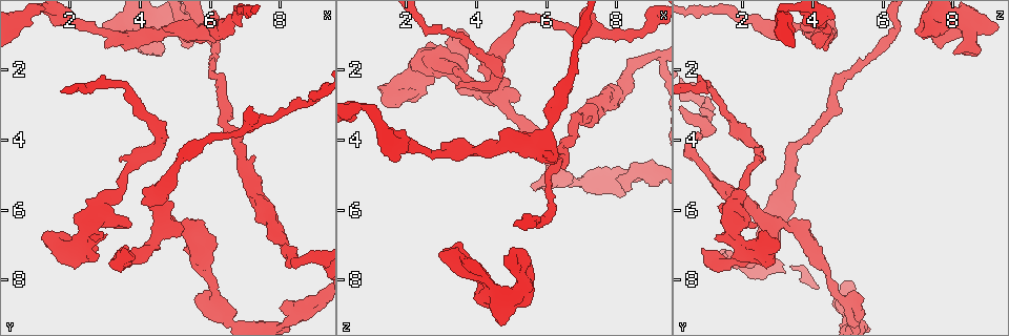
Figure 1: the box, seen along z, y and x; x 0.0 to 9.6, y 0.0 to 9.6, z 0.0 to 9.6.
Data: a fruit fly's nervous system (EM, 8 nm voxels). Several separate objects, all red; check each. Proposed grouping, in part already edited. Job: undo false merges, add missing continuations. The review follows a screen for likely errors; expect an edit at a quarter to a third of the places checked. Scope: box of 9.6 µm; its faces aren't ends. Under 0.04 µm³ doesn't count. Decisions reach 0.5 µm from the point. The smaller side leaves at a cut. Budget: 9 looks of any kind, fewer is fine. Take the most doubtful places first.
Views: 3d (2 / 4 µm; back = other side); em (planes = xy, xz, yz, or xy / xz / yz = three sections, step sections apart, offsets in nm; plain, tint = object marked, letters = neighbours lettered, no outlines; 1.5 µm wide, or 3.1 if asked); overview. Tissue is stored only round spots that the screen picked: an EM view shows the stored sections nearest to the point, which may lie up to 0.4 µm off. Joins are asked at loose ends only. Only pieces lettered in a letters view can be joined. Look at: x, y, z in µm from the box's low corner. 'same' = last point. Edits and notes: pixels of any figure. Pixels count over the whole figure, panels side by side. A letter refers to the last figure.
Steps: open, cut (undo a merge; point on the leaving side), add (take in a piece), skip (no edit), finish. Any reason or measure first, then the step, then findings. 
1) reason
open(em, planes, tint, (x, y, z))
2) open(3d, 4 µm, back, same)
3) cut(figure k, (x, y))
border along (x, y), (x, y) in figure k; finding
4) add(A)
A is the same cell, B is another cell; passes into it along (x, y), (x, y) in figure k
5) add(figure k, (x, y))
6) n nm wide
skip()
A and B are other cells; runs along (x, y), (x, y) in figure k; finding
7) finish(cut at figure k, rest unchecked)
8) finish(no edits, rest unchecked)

end of a long branch
open(3d, 4 µm, (3.55, 7.05, 0.90))

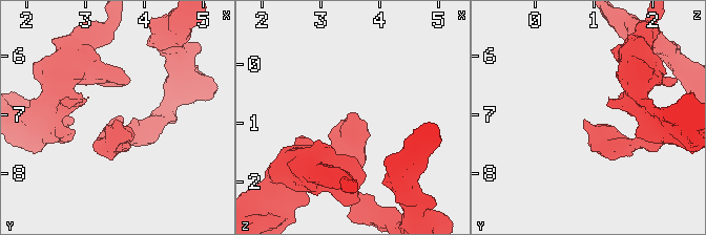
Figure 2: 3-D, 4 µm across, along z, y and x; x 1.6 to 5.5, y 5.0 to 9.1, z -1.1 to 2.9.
now the EM
open(em, xy, step 4, tint, (3.55, 7.10, 0.85))

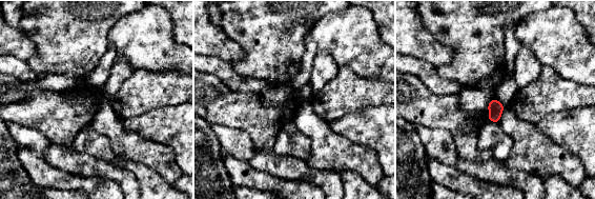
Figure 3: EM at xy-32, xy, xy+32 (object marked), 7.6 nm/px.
cut it another way
open(em, planes, letters, same)

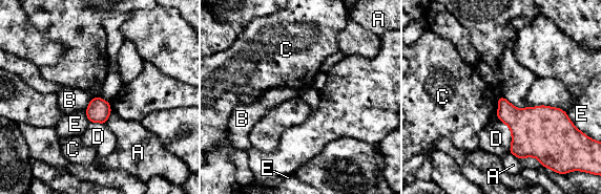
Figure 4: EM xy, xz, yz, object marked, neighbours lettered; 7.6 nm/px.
D touches over 280 nm
skip()
A, B, C, D and E are other cells; border along (498, 98), (498, 109), (496, 112) in figure 4; none of them fits

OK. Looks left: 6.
sharp bend
open(em, planes, plain, (8.40, 7.50, 1.90))

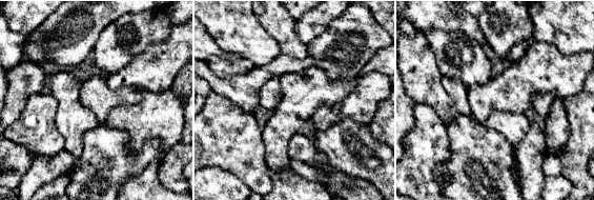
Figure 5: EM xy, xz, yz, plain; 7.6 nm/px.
with the object marked
open(em, planes, tint, same)

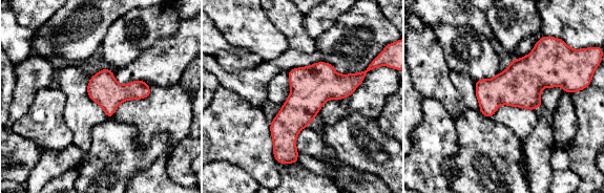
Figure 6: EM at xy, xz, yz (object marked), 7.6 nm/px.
what lies round it
open(em, planes, letters, same)

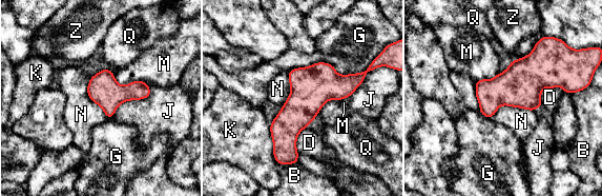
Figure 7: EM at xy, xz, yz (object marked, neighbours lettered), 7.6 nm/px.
240 nm wide
skip()
B, D, G, J, K, M, N, Q and Z are other cells; runs along (361, 75), (289, 125), (291, 158) in figure 7; continuous, no second neuron

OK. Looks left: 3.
a narrow waist
open(3d, 2 µm, (3.90, 4.65, 2.50))

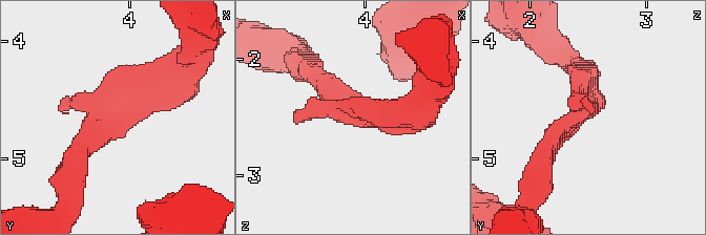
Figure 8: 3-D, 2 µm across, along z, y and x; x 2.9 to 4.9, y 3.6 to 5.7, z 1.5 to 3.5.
open(em, yz, step 8, plain, (3.90, 4.64, 2.44))

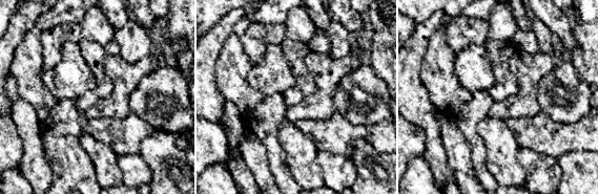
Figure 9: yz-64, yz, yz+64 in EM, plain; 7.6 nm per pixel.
see the neighbours
open(em, yz, step 8, letters, same)

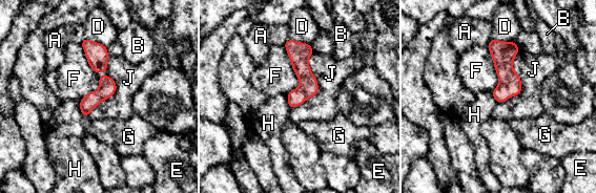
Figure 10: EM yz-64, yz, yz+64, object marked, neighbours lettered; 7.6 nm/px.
140 nm wide
skip()
A, B, D, E, F, G, H and J are other cells; runs along (85, 42), (104, 69), (104, 89), (85, 112) in figure 10; one neuron here

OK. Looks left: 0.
finish(no edits, rest unchecked)

